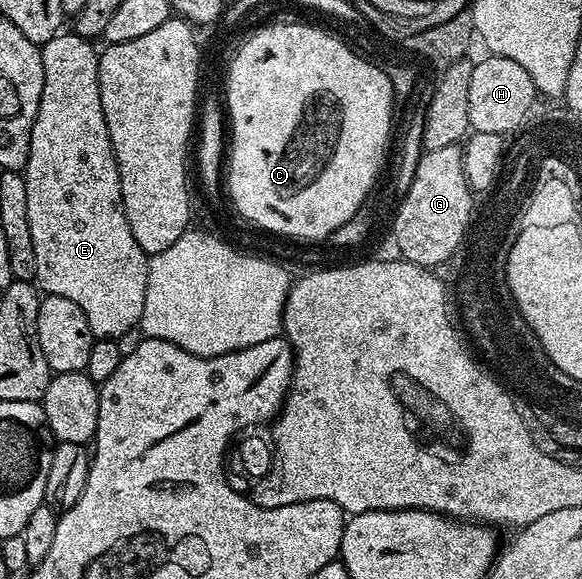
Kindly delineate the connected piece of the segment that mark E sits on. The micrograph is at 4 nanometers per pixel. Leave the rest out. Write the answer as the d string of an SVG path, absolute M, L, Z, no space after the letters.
M65 30L46 44L40 45L43 58L43 94L39 102L37 117L31 130L31 150L23 169L25 185L27 186L27 226L31 226L31 242L35 242L35 266L37 267L36 283L42 293L59 298L68 298L75 302L83 314L87 314L87 326L91 326L94 337L103 340L118 340L123 334L136 329L141 323L143 302L147 298L147 278L149 277L149 256L135 242L135 234L131 234L131 226L127 222L127 214L123 206L121 193L121 179L119 166L111 146L111 138L107 130L107 122L103 114L103 102L99 98L99 52L93 49L94 45L82 36Z

